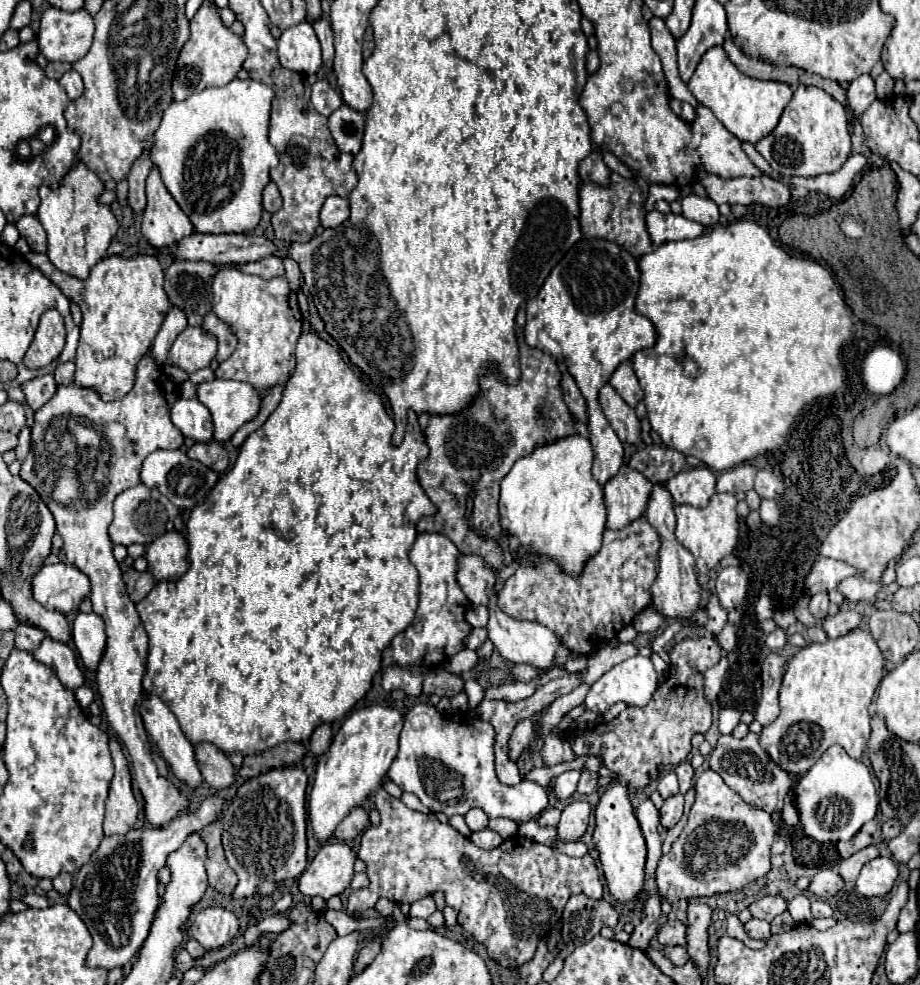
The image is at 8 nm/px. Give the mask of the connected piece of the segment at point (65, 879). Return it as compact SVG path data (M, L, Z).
M59 873L55 879L53 879L53 889L57 891L57 893L61 893L61 895L67 895L69 891L71 891L71 885L73 883L73 879L71 879L71 875L69 873Z

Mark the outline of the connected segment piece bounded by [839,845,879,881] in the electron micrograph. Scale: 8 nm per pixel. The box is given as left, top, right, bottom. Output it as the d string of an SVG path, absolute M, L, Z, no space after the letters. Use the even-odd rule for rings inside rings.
M869 845L865 849L857 851L855 855L851 855L849 859L843 859L839 863L839 875L843 877L843 881L855 881L859 871L861 871L861 867L865 863L869 863L871 859L875 859L875 857L879 857L879 851L873 845Z

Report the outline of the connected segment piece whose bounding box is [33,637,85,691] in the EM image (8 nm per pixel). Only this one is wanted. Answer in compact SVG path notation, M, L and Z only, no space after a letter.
M45 637L39 645L39 649L33 653L33 657L51 667L53 673L57 675L57 679L71 691L79 689L85 683L83 671L77 667L77 657L75 651L67 645L67 643L59 643L53 641L49 637Z

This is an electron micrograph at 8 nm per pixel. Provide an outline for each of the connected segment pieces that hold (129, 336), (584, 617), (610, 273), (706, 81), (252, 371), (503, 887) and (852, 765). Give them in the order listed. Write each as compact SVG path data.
M27 253L27 261L49 277L83 311L81 339L75 357L75 385L95 389L103 401L125 397L135 381L135 367L149 353L151 343L169 311L169 299L163 291L163 267L153 255L105 257L85 281L59 273L47 255Z
M639 517L621 531L605 529L599 553L587 561L579 579L565 575L547 559L519 565L499 591L497 605L513 619L537 621L549 627L573 655L589 657L649 605L651 585L657 577L657 553L659 535L645 517Z
M579 239L551 269L547 281L539 289L539 295L527 301L527 325L525 325L525 341L535 347L549 353L556 361L565 363L569 373L575 377L583 397L587 399L589 407L589 441L593 447L593 477L599 485L605 485L619 467L623 465L623 445L617 437L617 433L607 423L605 415L601 413L601 407L597 403L599 389L609 381L613 371L629 357L633 357L639 349L653 347L657 341L657 331L653 323L635 313L635 297L639 291L639 267L637 259L627 253L621 245L607 239Z
M711 47L701 57L691 81L687 81L687 89L701 105L713 111L713 115L727 127L729 133L733 133L739 141L749 141L753 145L763 137L767 137L777 127L779 117L793 95L787 83L763 81L741 73L731 63L723 47Z
M221 269L211 287L213 299L211 299L211 311L229 325L229 329L237 337L237 349L231 353L229 359L219 363L215 377L217 379L235 379L253 385L261 395L267 395L275 385L283 385L289 375L295 369L295 345L301 335L301 311L297 305L295 293L291 293L289 283L285 277L275 277L275 279L261 279L255 275L245 275L235 269Z
M379 787L375 793L375 807L381 813L381 823L379 827L369 827L363 833L359 845L359 859L367 863L367 875L371 883L369 887L353 891L347 897L347 911L355 919L365 909L375 907L381 897L399 903L411 903L419 897L443 891L447 905L457 911L457 923L463 927L463 931L485 945L489 957L495 963L507 969L517 969L519 965L531 961L539 939L543 939L545 933L559 921L563 907L571 895L585 893L593 899L601 899L603 885L599 881L597 865L591 855L585 855L581 859L567 857L547 845L525 839L521 835L505 839L493 851L485 851L471 843L469 837L455 831L451 825L439 823L433 813L419 813L409 809L401 799L391 797L383 787Z
M841 745L827 749L827 753L823 753L823 757L797 781L793 791L803 831L819 843L851 839L863 823L875 817L879 807L877 789L869 769L861 761L851 759Z

